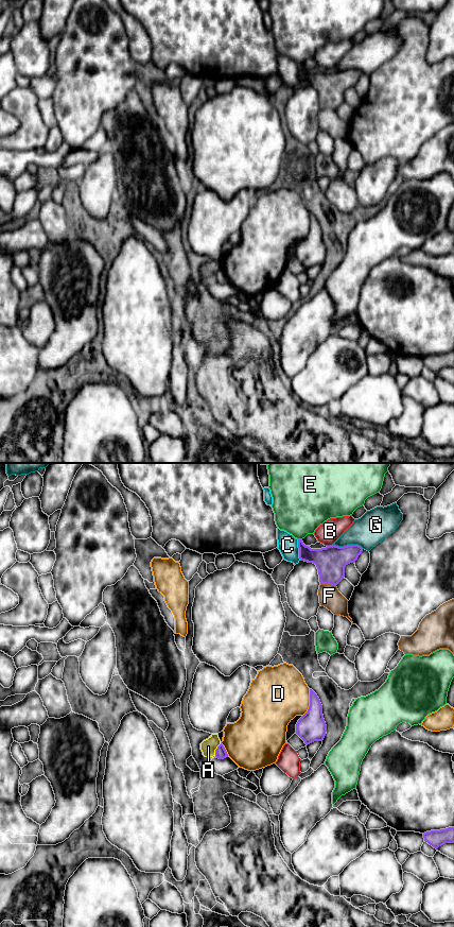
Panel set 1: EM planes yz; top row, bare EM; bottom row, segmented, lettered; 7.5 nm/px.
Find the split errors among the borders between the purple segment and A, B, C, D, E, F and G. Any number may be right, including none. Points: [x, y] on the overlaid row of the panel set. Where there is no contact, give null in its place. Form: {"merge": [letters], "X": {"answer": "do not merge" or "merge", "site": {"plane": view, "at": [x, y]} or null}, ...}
{"merge": [], "A": {"answer": "do not merge", "site": {"plane": "yz", "at": [215, 750]}}, "B": {"answer": "do not merge", "site": {"plane": "yz", "at": [329, 546]}}, "C": {"answer": "do not merge", "site": {"plane": "yz", "at": [299, 550]}}, "D": {"answer": "do not merge", "site": {"plane": "yz", "at": [310, 703]}}, "E": {"answer": "do not merge", "site": {"plane": "yz", "at": [300, 539]}}, "F": {"answer": "do not merge", "site": {"plane": "yz", "at": [328, 583]}}, "G": {"answer": "do not merge", "site": {"plane": "yz", "at": [348, 545]}}}

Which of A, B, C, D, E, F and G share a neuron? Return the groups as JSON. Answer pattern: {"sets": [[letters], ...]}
{"sets": [["A"], ["B"], ["C"], ["D"], ["E"], ["F"], ["G"]]}

